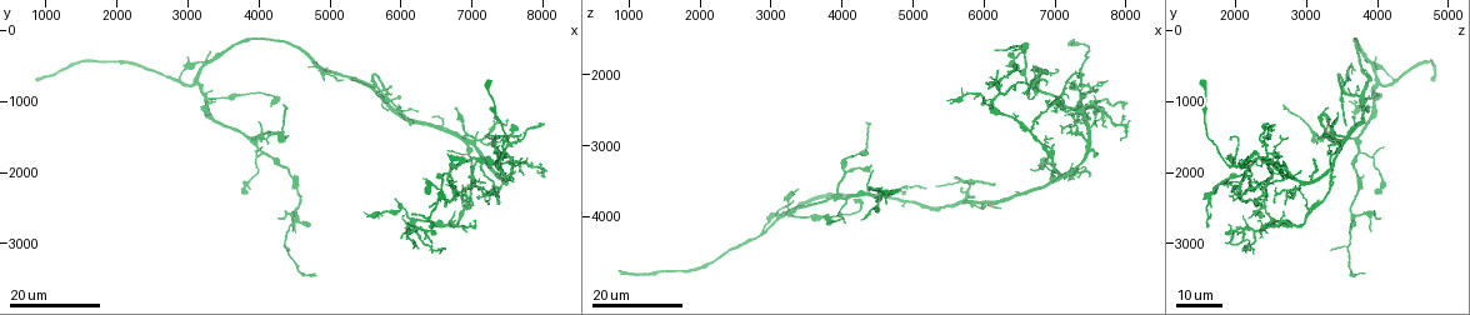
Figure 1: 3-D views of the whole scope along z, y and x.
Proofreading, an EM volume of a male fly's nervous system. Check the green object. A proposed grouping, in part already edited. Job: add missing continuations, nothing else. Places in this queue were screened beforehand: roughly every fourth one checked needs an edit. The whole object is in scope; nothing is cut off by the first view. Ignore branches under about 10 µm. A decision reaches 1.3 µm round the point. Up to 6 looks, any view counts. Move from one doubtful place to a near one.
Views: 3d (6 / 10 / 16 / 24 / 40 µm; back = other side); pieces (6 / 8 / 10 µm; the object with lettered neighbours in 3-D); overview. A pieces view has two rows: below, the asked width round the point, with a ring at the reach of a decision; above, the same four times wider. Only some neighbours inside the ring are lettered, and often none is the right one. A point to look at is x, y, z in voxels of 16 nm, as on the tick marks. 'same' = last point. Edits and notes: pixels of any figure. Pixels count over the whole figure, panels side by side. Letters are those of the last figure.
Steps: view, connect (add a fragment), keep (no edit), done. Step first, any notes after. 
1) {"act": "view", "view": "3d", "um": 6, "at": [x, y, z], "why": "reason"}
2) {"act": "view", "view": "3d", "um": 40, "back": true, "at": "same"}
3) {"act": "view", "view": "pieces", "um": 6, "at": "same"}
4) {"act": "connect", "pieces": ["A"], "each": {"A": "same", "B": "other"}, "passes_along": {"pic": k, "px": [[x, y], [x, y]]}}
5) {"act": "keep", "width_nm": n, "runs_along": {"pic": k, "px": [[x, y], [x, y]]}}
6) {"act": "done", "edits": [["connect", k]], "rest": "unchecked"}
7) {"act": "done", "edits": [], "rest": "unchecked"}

{"act": "view", "view": "3d", "um": 16, "at": [900, 700, 4750], "why": "long arm stops here"}

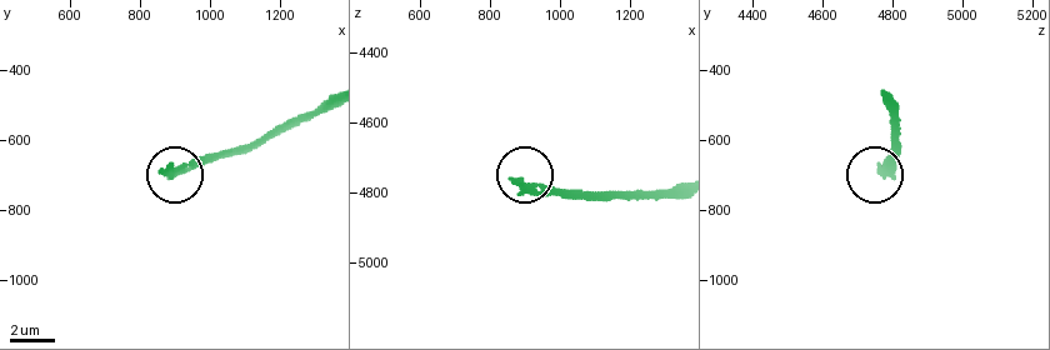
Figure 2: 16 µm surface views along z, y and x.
{"act": "view", "view": "pieces", "um": 6, "at": [870, 690, 4770]}

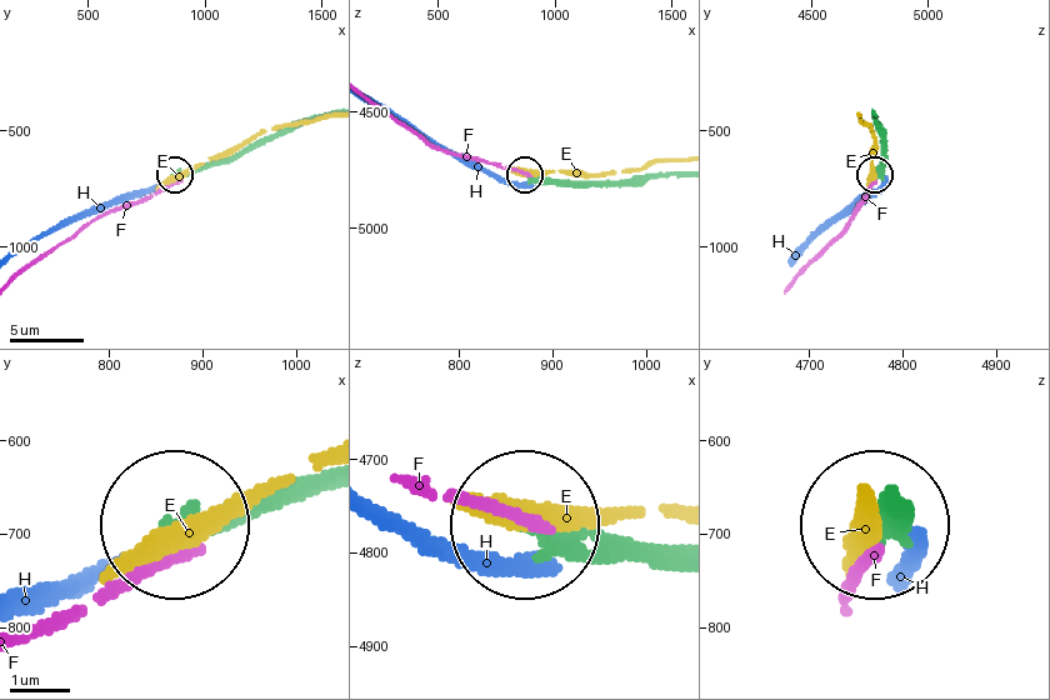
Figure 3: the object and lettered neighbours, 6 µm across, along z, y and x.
{"act": "keep", "width_nm": 260, "each": {"E": "other", "F": "other", "H": "other"}, "found": "none of them fits"}

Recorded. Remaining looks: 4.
{"act": "view", "view": "3d", "um": 16, "at": [6150, 1350, 3550], "why": "free end"}

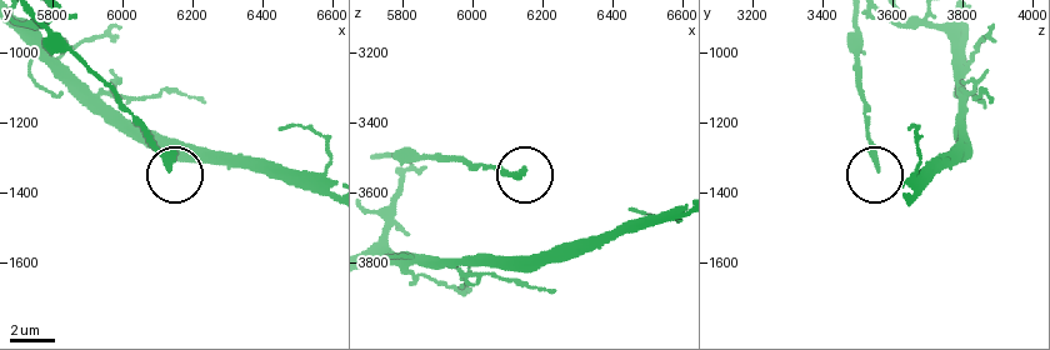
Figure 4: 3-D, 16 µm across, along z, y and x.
{"act": "view", "view": "3d", "um": 10, "at": [6130, 1330, 3560]}

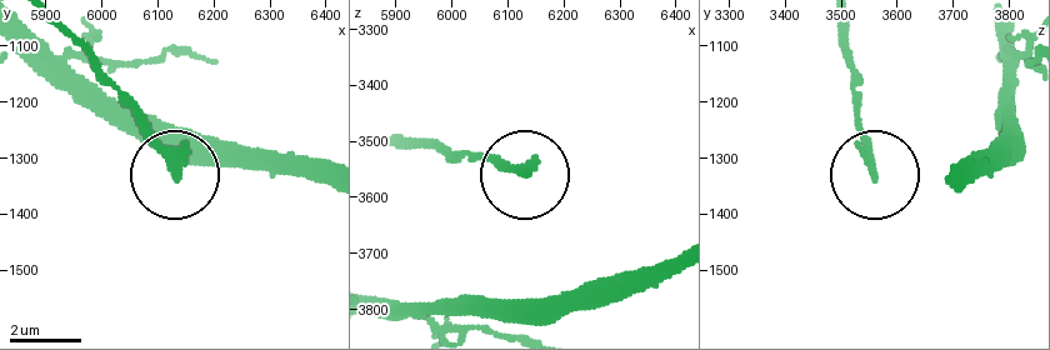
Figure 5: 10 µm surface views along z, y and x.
{"act": "view", "view": "pieces", "um": 8, "at": [6130, 1335, 3560]}

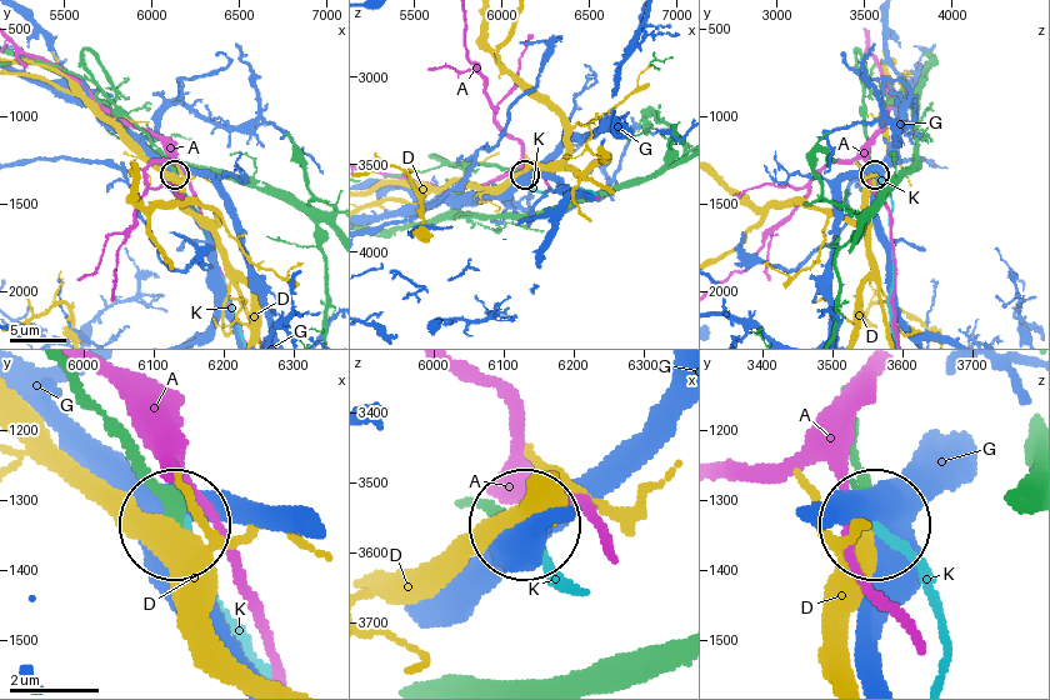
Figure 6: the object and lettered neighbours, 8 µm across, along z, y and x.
{"act": "connect", "pieces": ["K"], "width_nm": 140, "each": {"A": "other", "D": "other", "G": "other", "K": "same"}, "found": "the neuron continues"}

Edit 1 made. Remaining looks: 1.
{"act": "done", "edits": [["connect", 6]], "rest": "unchecked"}

